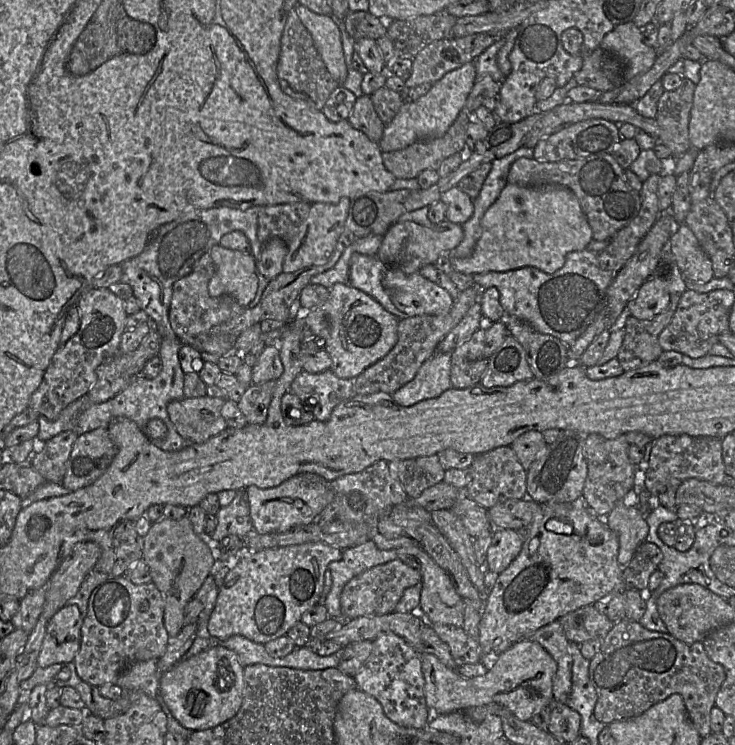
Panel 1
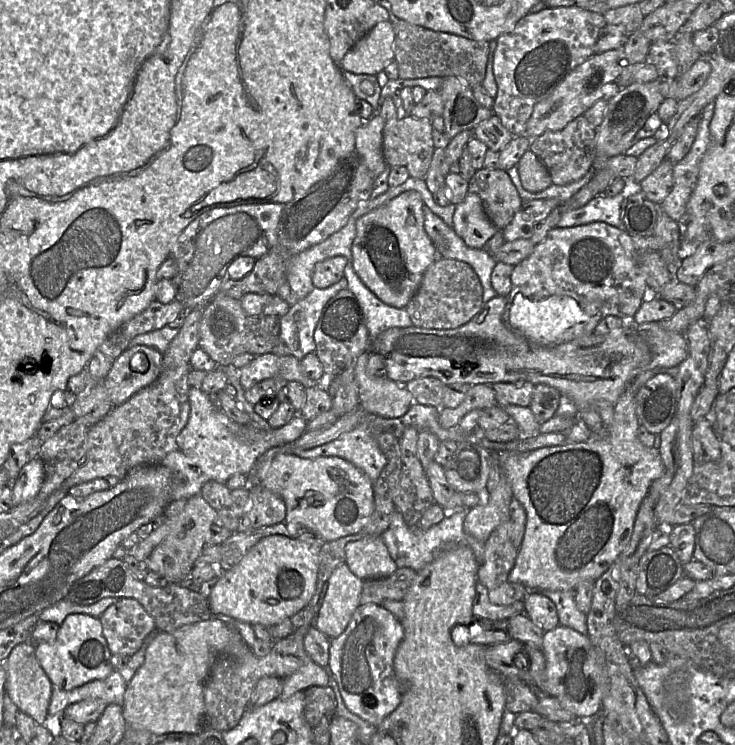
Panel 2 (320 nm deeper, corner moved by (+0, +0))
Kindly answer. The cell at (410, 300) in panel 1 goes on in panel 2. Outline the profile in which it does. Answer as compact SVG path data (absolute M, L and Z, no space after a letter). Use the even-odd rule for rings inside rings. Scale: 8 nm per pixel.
M407 191L356 221L356 237L352 244L354 271L383 303L395 308L406 308L418 291L427 269L436 260L443 259L438 256L434 244L424 230L423 206L418 192Z

